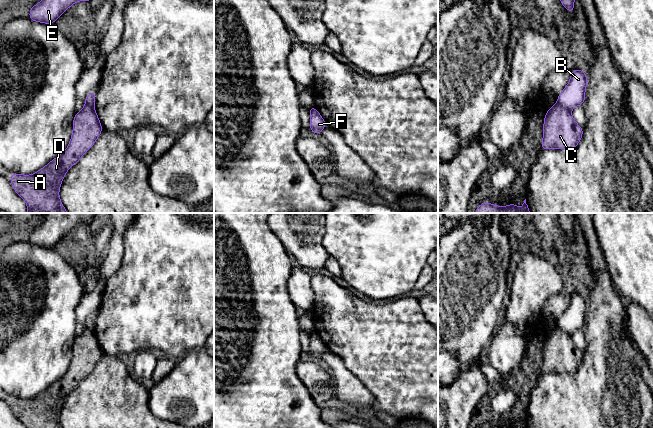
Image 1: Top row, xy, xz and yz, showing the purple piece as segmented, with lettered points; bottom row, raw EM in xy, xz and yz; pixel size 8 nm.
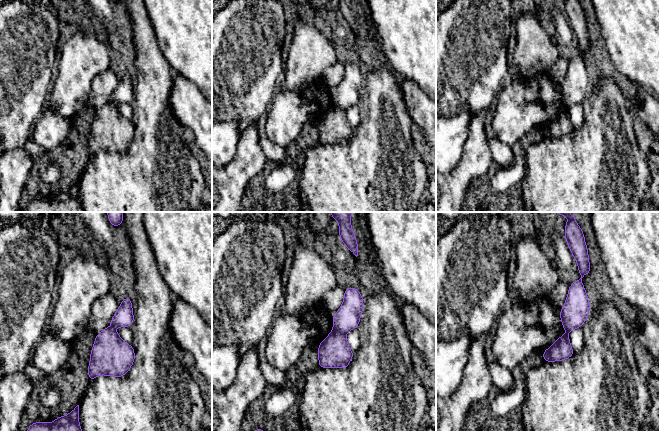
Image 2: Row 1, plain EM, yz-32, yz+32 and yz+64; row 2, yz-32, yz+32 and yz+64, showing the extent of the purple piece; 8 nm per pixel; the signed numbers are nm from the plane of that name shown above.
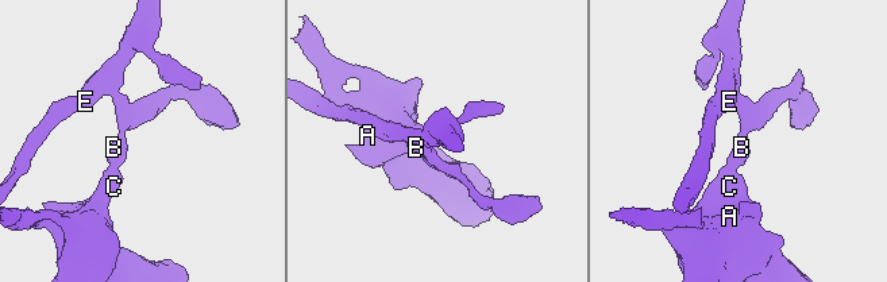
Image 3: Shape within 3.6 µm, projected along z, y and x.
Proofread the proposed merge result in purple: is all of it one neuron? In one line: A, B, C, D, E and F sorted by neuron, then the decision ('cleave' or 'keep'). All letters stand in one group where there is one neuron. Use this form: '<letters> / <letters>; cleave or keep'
A C D / B E F; cleave

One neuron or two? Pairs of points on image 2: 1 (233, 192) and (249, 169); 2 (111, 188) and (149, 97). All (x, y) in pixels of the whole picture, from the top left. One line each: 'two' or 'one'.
1: one
2: one

